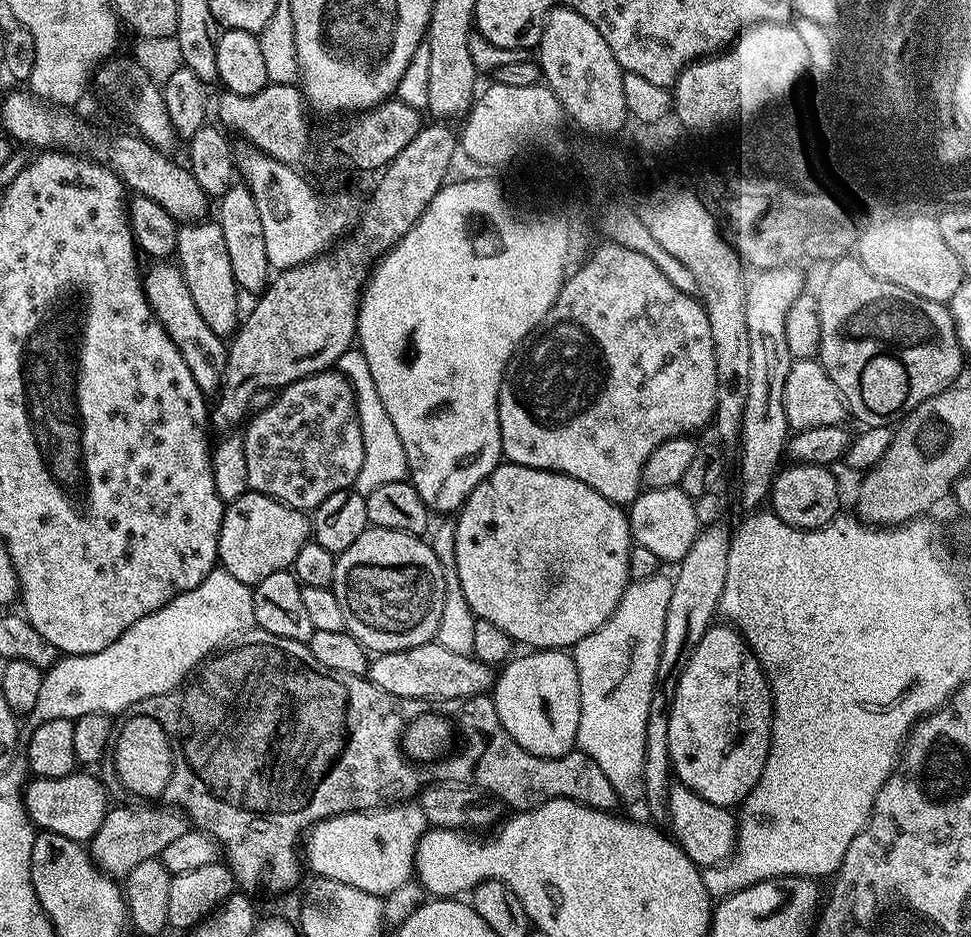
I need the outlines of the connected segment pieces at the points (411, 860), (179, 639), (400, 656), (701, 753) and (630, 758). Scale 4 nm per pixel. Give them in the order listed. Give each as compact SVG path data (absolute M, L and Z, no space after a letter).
M416 802L389 804L387 808L372 808L368 812L342 812L337 816L319 820L308 829L302 844L302 856L307 867L309 864L317 872L317 877L337 880L346 886L364 890L367 894L387 898L394 890L405 887L413 879L418 842L429 827L426 814L422 814L419 803Z
M213 570L194 590L178 594L158 610L138 618L106 650L81 656L61 655L44 672L34 709L25 715L26 722L19 727L19 743L26 746L30 735L45 722L57 718L75 722L79 716L95 712L115 717L134 706L134 702L166 694L177 688L209 652L254 627L252 588L234 578L234 574Z
M435 642L373 655L366 676L374 686L390 694L425 702L466 700L469 696L487 693L494 684L494 672L489 665L478 662L473 655L453 654L446 646Z
M720 622L706 630L702 642L690 654L690 662L686 662L686 670L682 670L682 678L678 682L678 690L674 694L674 706L670 710L670 758L675 779L685 784L694 794L706 798L706 802L714 802L718 806L731 809L733 806L743 804L744 799L754 790L759 782L762 770L766 766L766 758L772 741L772 686L768 682L768 675L758 662L758 658L749 650L748 643L735 627Z
M664 574L631 581L614 614L610 614L610 618L606 618L606 622L602 622L594 634L586 634L582 642L574 645L574 663L578 670L580 691L580 721L576 743L579 751L594 758L594 762L602 766L602 774L610 774L610 762L640 762L640 752L646 752L646 710L654 690L654 674L658 670L671 589L672 580L664 577Z

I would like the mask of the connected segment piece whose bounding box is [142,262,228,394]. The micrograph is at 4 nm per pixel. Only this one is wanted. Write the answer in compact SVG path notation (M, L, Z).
M156 262L153 265L153 268L142 276L144 296L148 305L152 307L152 313L158 323L166 330L170 342L174 342L174 346L178 348L178 354L182 354L190 375L201 392L215 393L220 387L222 369L226 366L228 357L225 341L218 334L214 334L214 330L206 326L202 314L198 314L198 306L194 306L194 298L190 298L190 290L179 267L172 262Z

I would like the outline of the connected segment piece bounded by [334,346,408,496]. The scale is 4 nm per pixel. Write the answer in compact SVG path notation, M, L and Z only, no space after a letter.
M356 346L346 349L342 358L336 360L334 368L352 388L356 399L356 417L362 430L362 470L358 470L354 485L356 492L368 496L370 490L378 490L378 486L408 480L408 463L406 450L402 450L402 438L398 438L398 430L394 422L390 422L386 406L382 406L382 398L378 398L378 386L374 386L374 377L370 374L370 365L363 352Z

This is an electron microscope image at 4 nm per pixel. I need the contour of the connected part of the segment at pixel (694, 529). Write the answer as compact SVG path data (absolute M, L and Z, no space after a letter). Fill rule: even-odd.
M678 486L666 490L650 488L641 491L627 509L628 525L632 531L633 541L646 546L646 550L658 554L658 558L665 565L679 565L680 560L686 558L690 546L694 546L697 536L702 531L694 506L694 500L691 500Z

